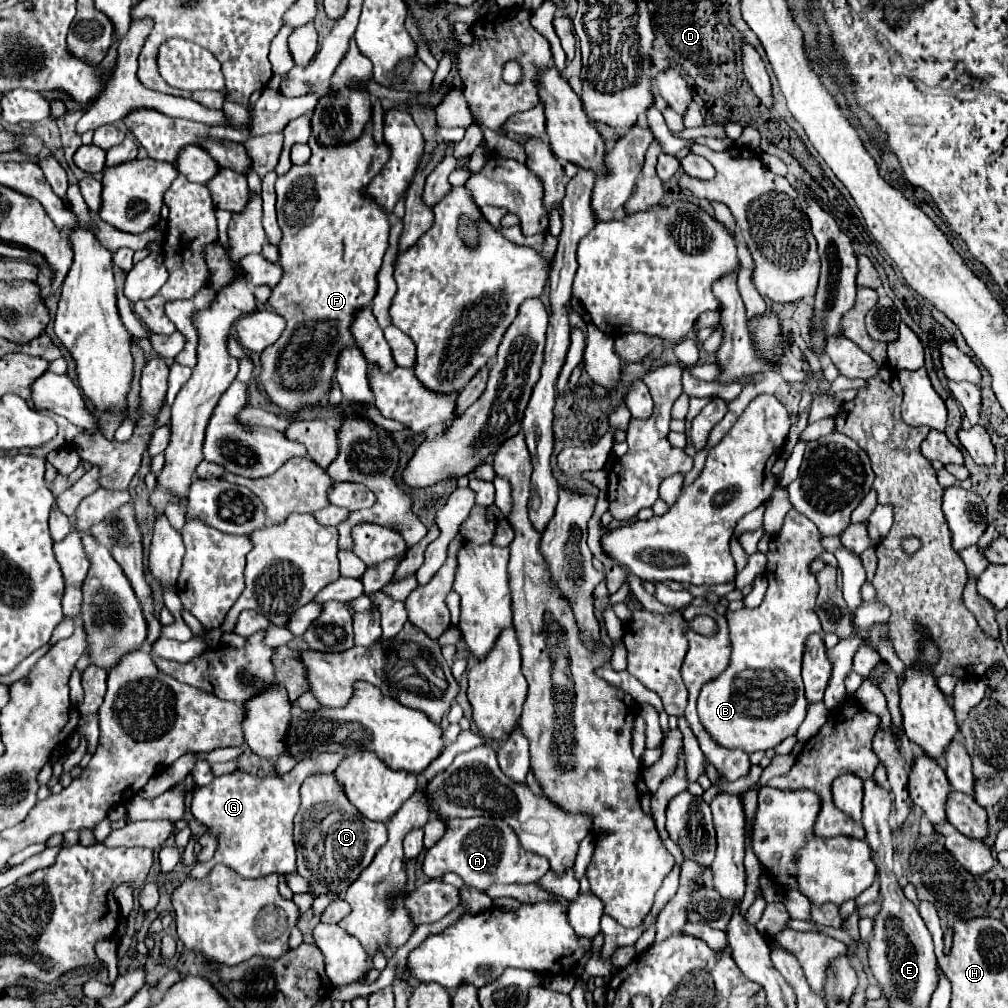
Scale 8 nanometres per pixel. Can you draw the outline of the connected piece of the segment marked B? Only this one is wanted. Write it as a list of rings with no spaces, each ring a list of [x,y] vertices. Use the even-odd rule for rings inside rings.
[[[794,508],[786,514],[786,520],[784,520],[784,526],[782,530],[772,536],[770,540],[770,550],[768,550],[768,566],[766,566],[766,576],[768,576],[768,590],[766,590],[766,596],[764,596],[764,602],[758,606],[758,608],[742,608],[738,612],[726,612],[726,620],[728,620],[728,628],[730,628],[730,642],[732,642],[732,654],[730,654],[730,664],[728,668],[716,676],[712,682],[706,682],[700,690],[700,696],[698,696],[698,716],[700,716],[700,724],[706,728],[706,732],[710,734],[710,738],[714,738],[718,744],[722,744],[724,748],[742,748],[746,754],[752,754],[756,750],[768,750],[768,748],[774,748],[776,744],[780,744],[784,738],[792,736],[794,734],[794,728],[798,728],[802,724],[802,720],[805,719],[808,701],[805,697],[804,685],[801,676],[802,657],[804,653],[804,640],[808,634],[812,632],[822,632],[822,626],[820,626],[820,620],[814,612],[814,598],[818,594],[818,582],[814,578],[814,574],[810,574],[808,566],[810,562],[822,552],[822,544],[820,544],[820,532],[818,528],[812,524],[812,520],[808,520],[806,516],[802,516],[800,512],[796,512]]]

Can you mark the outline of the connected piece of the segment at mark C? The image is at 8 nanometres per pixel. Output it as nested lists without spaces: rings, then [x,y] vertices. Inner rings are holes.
[[[332,774],[310,776],[300,788],[300,798],[302,798],[302,804],[294,818],[294,844],[298,852],[298,874],[302,874],[308,880],[310,892],[314,896],[320,896],[326,892],[342,894],[360,876],[360,872],[370,864],[376,850],[386,842],[386,826],[382,822],[372,822],[364,818],[346,800],[342,786],[334,780]]]

